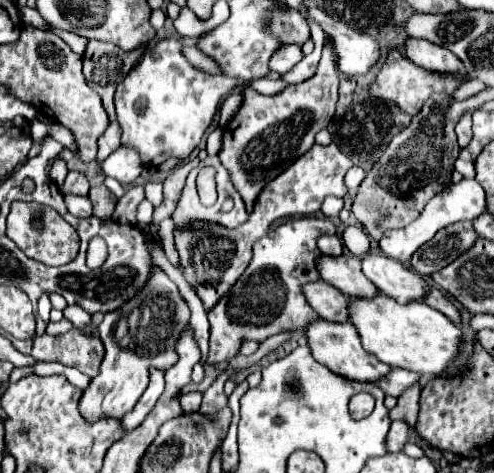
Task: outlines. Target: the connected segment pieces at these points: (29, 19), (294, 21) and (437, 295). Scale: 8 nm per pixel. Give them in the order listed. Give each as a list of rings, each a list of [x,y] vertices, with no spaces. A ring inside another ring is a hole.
[[[23,6],[23,8],[21,8],[21,18],[23,18],[25,24],[37,26],[37,28],[41,28],[41,30],[49,30],[49,28],[47,28],[49,24],[41,18],[41,14],[39,14],[35,8],[27,8],[27,6]]]
[[[277,10],[277,12],[273,12],[271,32],[277,34],[283,44],[299,44],[299,46],[303,46],[311,38],[307,20],[297,10],[289,10],[289,12]]]
[[[433,288],[433,290],[431,290],[431,294],[429,294],[429,298],[427,298],[427,304],[433,306],[435,310],[443,312],[443,314],[445,314],[449,320],[453,320],[455,324],[461,322],[461,312],[459,312],[459,308],[457,308],[439,288]]]

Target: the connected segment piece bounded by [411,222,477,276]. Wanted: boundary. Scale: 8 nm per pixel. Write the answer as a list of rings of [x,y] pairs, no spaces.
[[[457,222],[449,228],[441,228],[429,244],[423,244],[411,258],[411,266],[421,276],[431,276],[433,272],[451,264],[459,254],[469,250],[477,240],[477,232],[471,222]]]

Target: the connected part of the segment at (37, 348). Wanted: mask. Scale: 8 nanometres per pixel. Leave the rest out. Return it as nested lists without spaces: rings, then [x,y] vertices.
[[[69,330],[59,336],[43,334],[33,340],[31,356],[45,362],[61,362],[73,366],[87,376],[97,376],[103,360],[103,344],[99,336],[85,336],[79,330]]]

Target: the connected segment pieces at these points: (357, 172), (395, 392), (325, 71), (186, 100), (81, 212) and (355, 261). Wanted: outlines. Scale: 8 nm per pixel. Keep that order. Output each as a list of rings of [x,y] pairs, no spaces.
[[[353,165],[347,172],[344,179],[345,185],[347,186],[348,190],[351,192],[355,191],[363,181],[365,176],[366,173],[361,167]]]
[[[395,368],[391,370],[385,380],[379,380],[375,382],[381,390],[385,390],[385,394],[389,396],[401,396],[407,388],[411,388],[413,384],[417,384],[421,380],[421,374],[415,374],[415,372],[409,372],[409,370],[401,370],[401,368]]]
[[[325,44],[317,74],[301,84],[289,86],[277,96],[263,96],[253,88],[243,90],[243,104],[237,116],[223,128],[223,148],[219,152],[219,160],[227,168],[233,186],[245,200],[245,208],[249,208],[249,212],[253,210],[259,192],[275,176],[279,176],[285,166],[305,154],[315,144],[315,134],[331,122],[339,86],[339,68],[335,58],[333,48]]]
[[[159,40],[143,54],[115,92],[121,146],[135,148],[145,166],[157,168],[169,158],[179,158],[181,162],[187,160],[209,128],[219,100],[245,86],[241,80],[211,76],[193,68],[181,54],[181,48],[183,44],[179,40]]]
[[[65,196],[65,206],[73,216],[87,218],[91,216],[91,200],[89,196]]]
[[[321,256],[317,270],[327,284],[341,288],[341,292],[351,298],[369,298],[379,294],[373,288],[373,282],[361,272],[361,260],[357,256]]]

